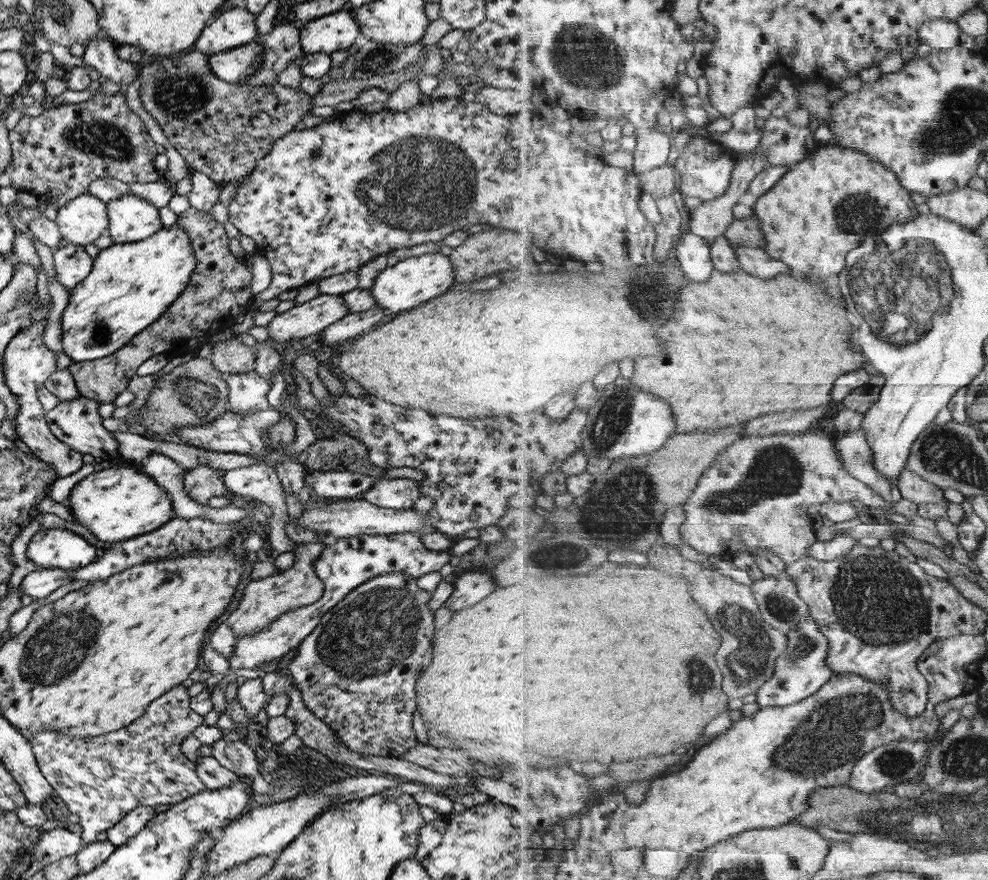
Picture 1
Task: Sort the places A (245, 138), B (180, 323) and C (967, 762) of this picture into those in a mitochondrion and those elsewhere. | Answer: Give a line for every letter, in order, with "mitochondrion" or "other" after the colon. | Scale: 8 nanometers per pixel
A: other
B: other
C: mitochondrion

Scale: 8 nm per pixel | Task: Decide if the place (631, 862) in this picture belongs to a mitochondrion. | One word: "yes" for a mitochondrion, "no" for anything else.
no

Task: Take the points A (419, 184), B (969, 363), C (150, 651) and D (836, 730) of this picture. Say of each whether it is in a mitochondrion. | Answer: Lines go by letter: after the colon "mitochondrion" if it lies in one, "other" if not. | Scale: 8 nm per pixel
A: mitochondrion
B: other
C: other
D: mitochondrion

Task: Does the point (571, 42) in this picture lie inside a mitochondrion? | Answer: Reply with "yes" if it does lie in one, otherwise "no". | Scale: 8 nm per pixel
yes

